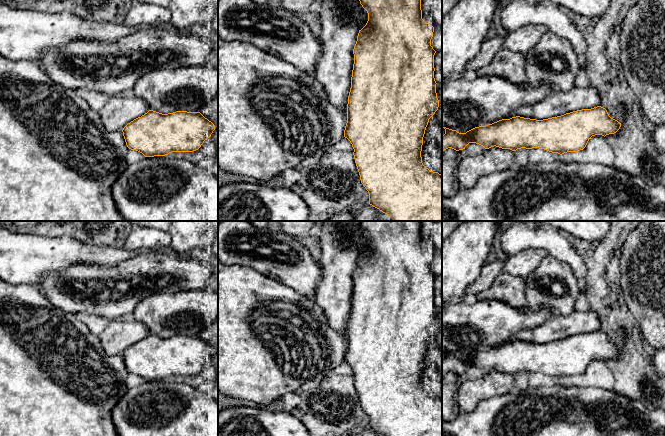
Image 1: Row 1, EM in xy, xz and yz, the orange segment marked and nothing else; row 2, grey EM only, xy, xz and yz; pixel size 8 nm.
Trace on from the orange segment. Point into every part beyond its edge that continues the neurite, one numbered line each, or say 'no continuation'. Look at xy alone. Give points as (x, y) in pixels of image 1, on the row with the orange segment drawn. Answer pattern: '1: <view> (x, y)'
1: xy (117, 112)

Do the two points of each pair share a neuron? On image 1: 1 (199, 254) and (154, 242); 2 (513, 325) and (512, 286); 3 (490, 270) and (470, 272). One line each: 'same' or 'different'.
1: different
2: different
3: different

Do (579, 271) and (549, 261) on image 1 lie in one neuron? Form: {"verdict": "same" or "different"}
{"verdict": "different"}

